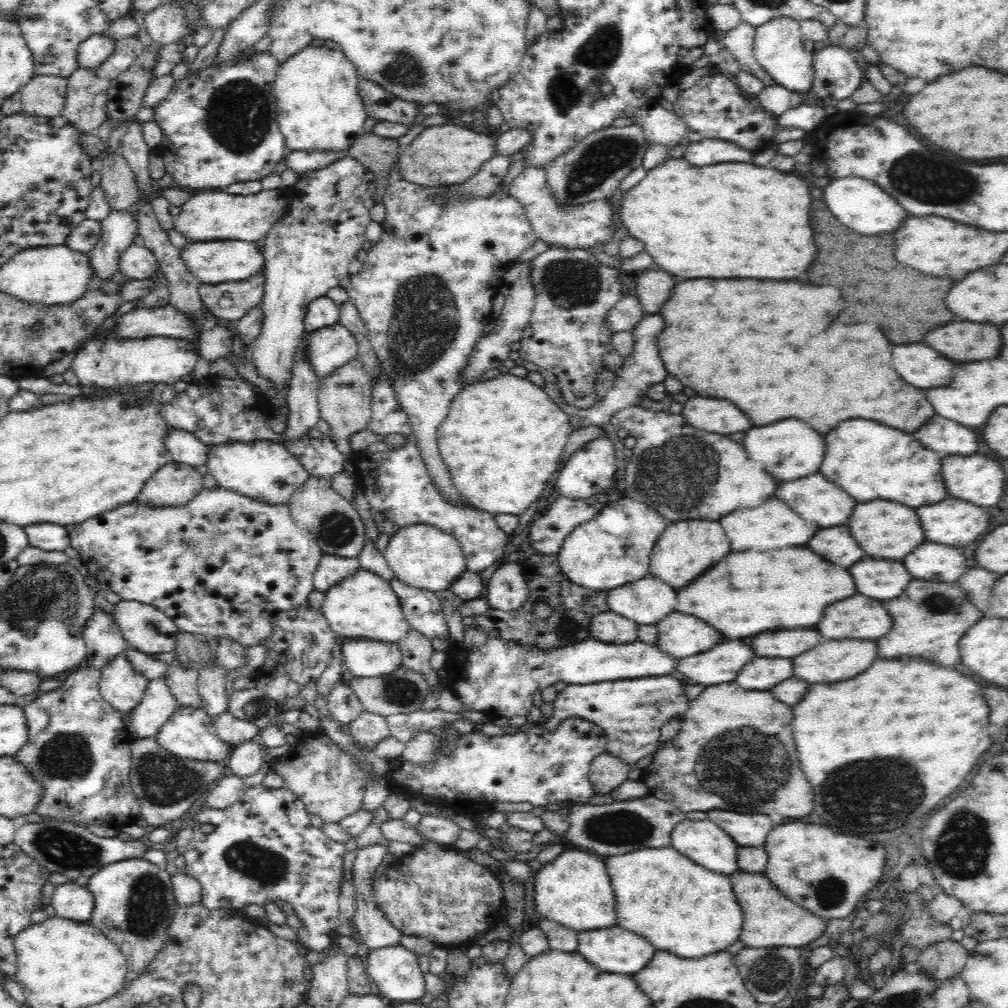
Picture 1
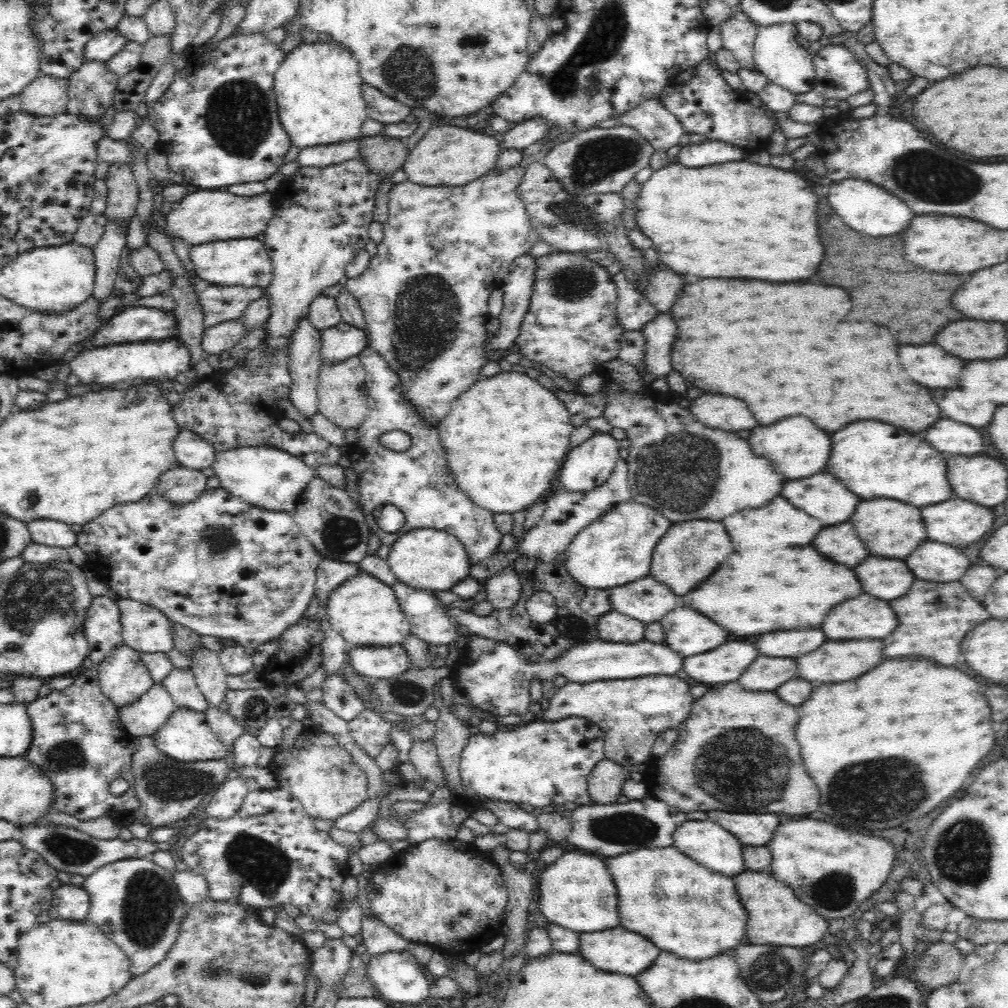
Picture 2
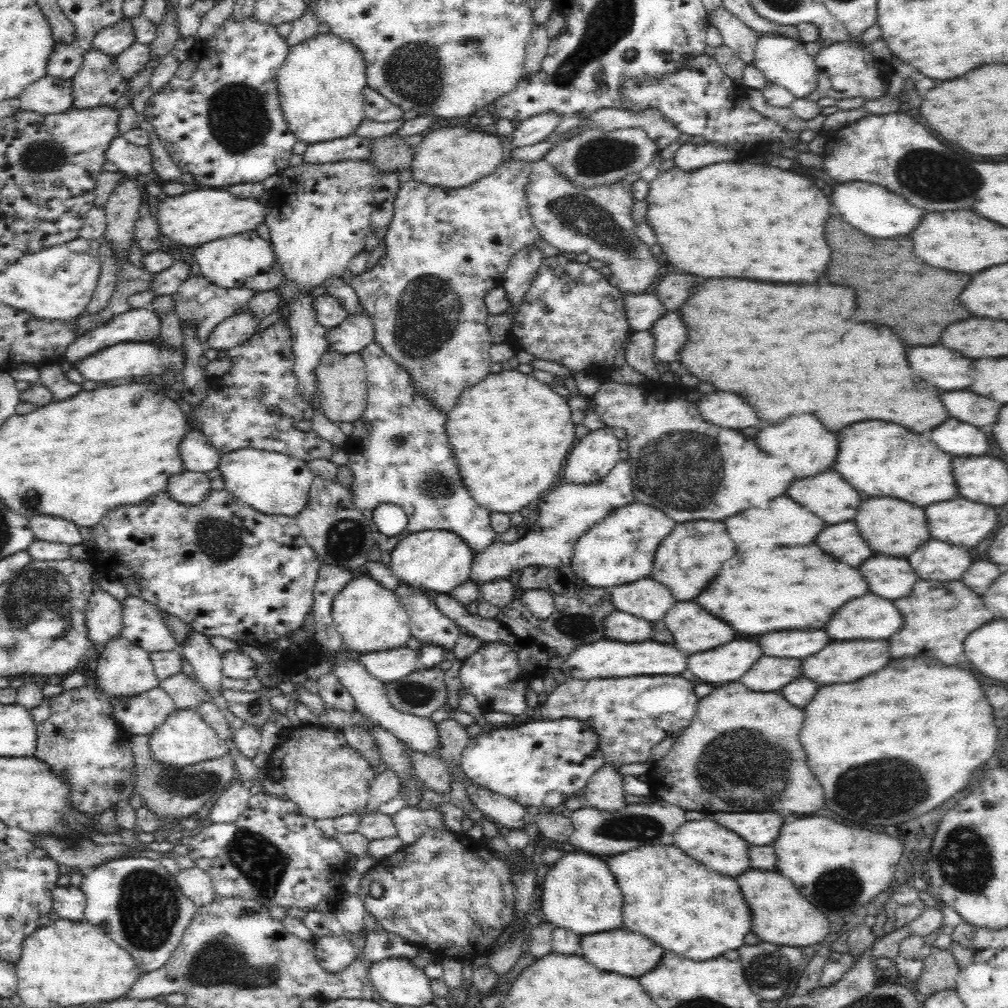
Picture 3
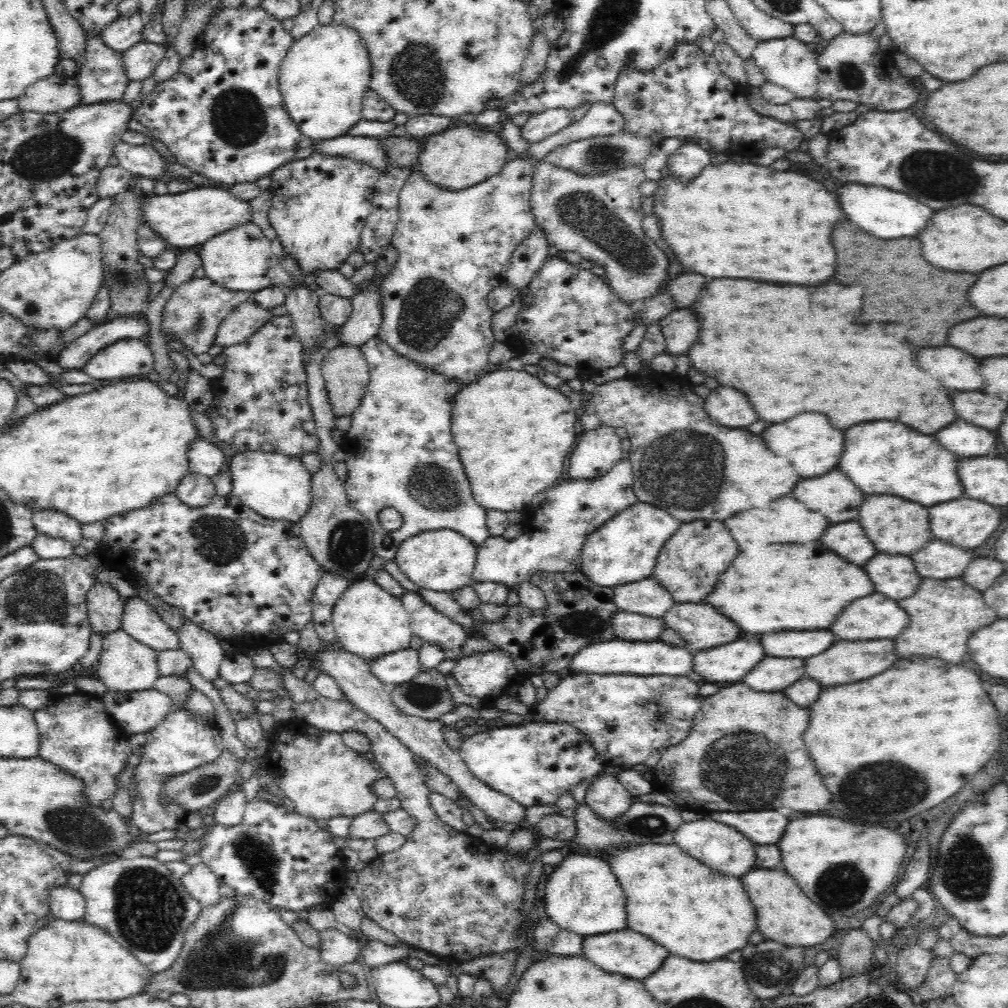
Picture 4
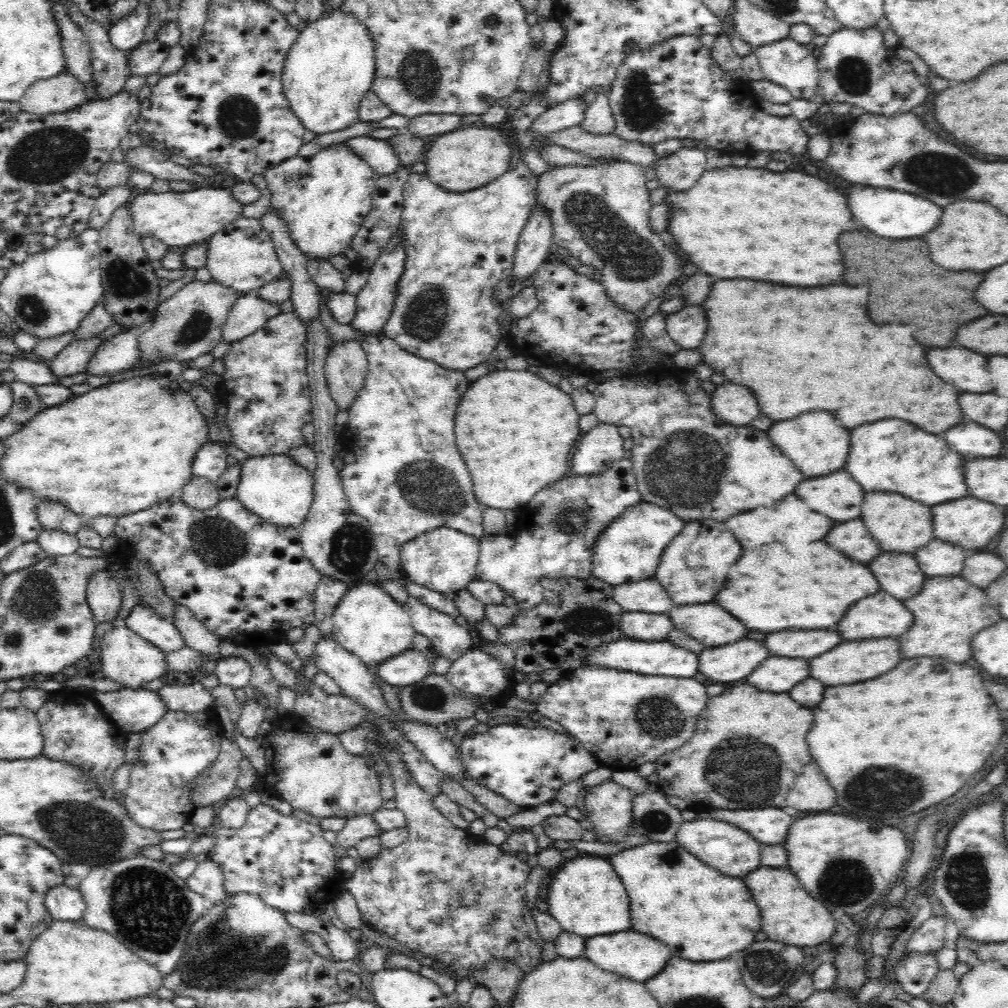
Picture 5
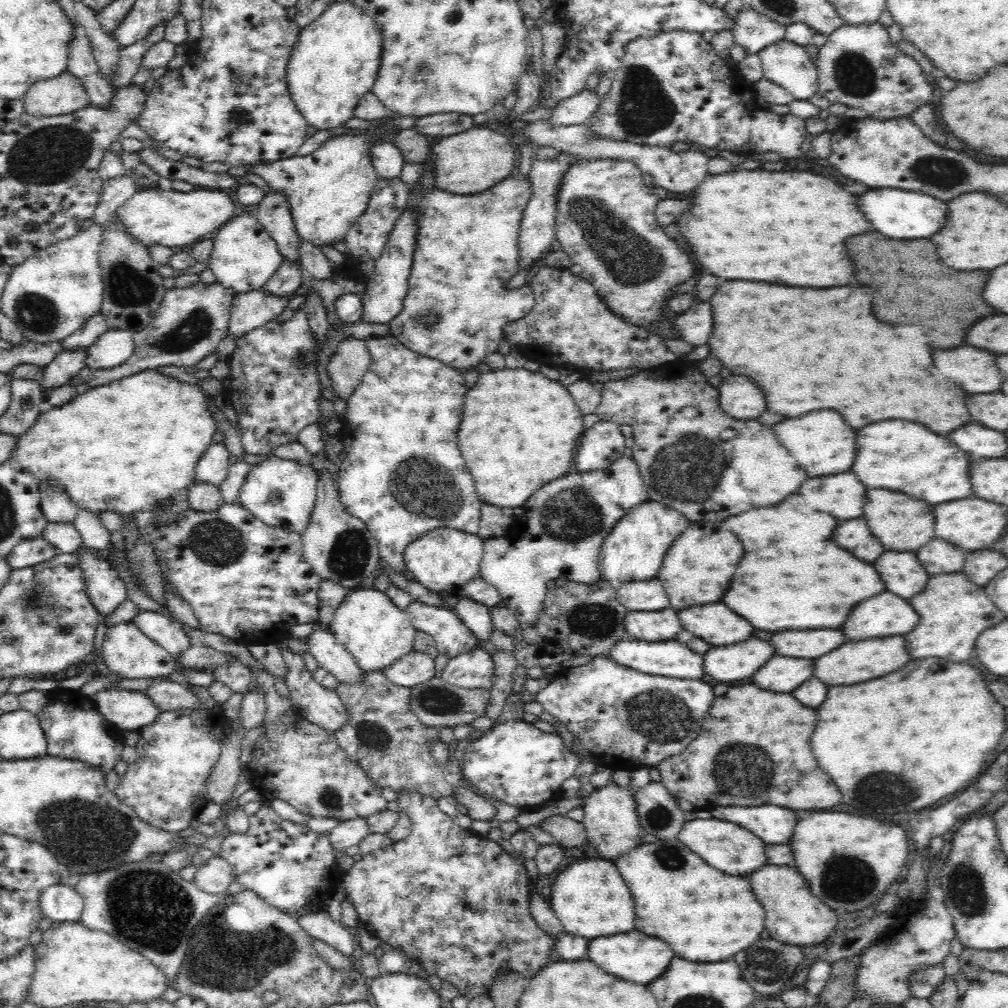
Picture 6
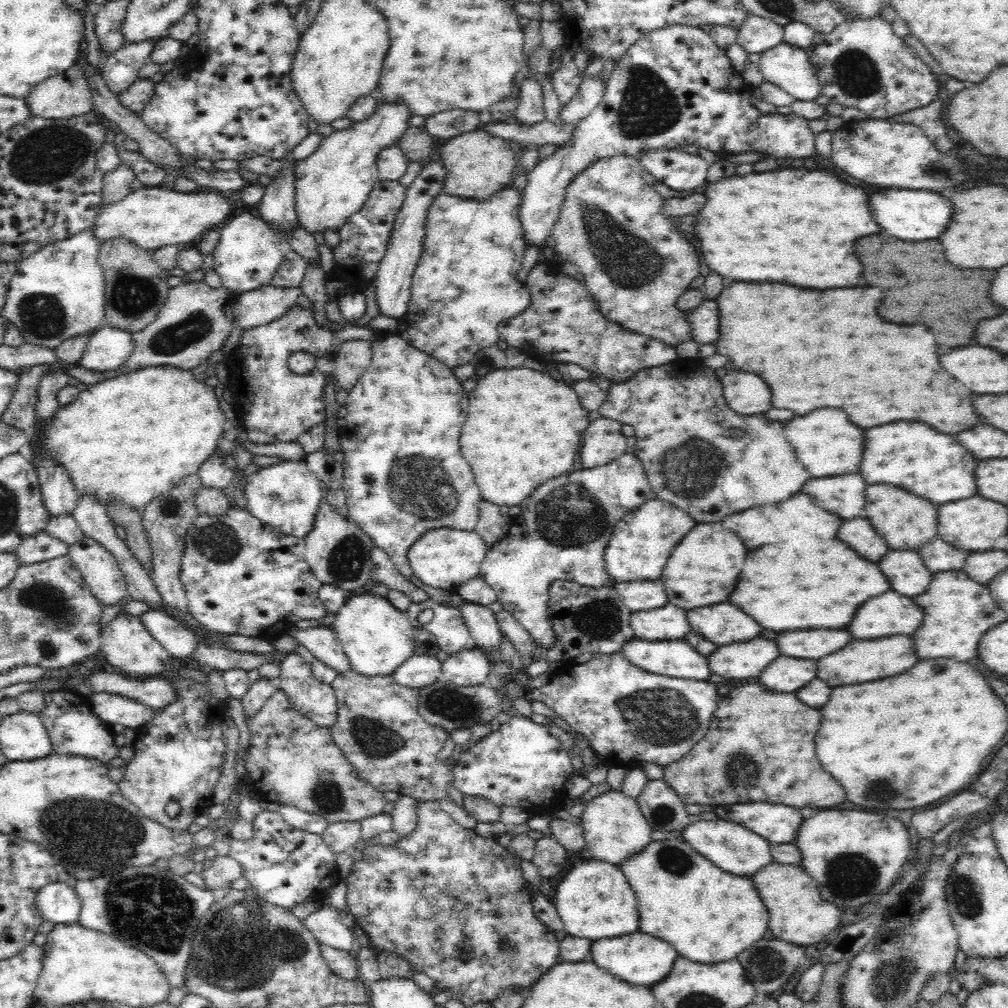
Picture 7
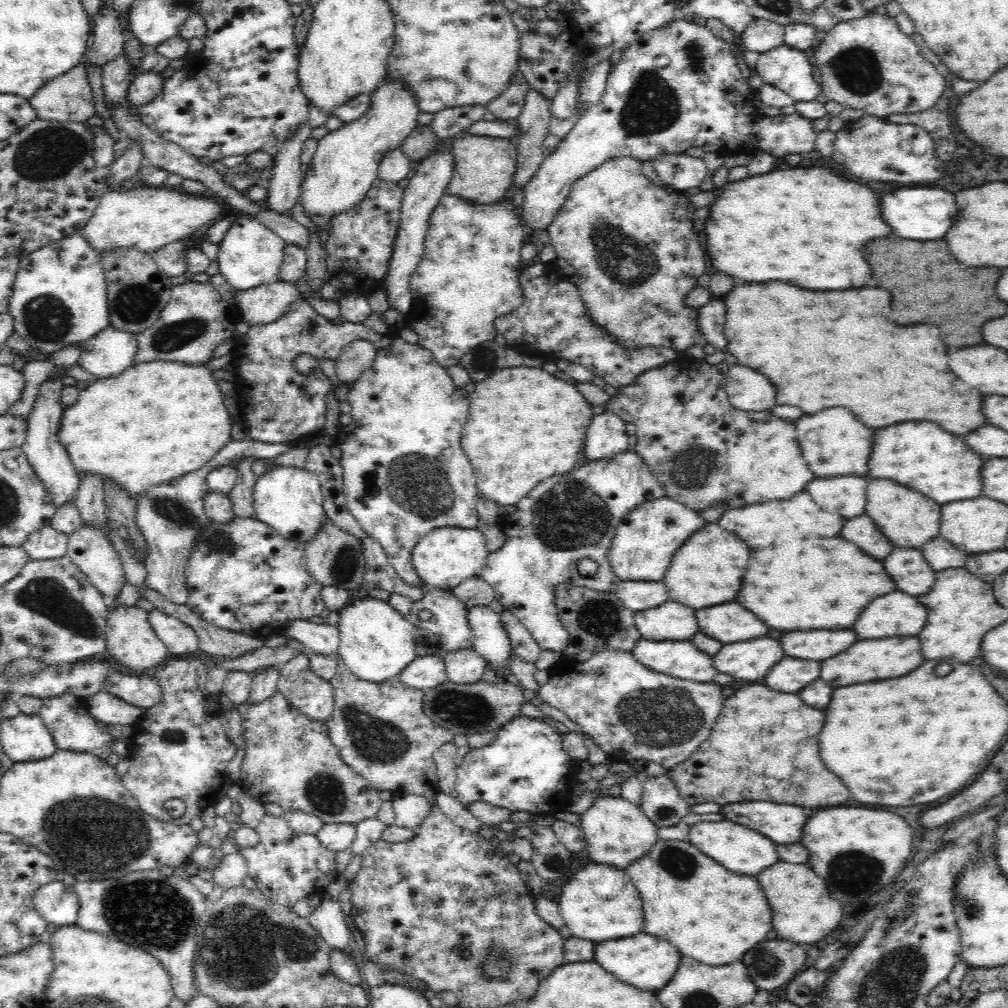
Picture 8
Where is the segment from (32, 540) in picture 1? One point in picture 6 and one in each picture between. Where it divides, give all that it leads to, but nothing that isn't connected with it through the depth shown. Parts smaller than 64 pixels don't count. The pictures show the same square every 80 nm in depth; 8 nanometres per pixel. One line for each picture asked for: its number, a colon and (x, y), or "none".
2: (52, 533)
3: (45, 528)
4: (51, 523)
5: (53, 517)
6: (56, 507)

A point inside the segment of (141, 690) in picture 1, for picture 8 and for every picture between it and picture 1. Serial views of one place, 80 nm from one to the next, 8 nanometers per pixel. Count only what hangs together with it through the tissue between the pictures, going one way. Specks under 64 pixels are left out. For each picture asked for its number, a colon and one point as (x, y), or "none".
2: (123, 678)
3: (124, 670)
4: (125, 665)
5: (126, 658)
6: (128, 653)
7: (128, 647)
8: (130, 641)

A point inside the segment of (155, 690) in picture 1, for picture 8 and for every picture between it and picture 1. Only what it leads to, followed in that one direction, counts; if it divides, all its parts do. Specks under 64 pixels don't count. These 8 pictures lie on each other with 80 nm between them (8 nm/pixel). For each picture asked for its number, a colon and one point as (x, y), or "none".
2: (144, 717)
3: (140, 715)
4: (140, 712)
5: (134, 711)
6: (131, 710)
7: (112, 708)
8: (105, 707)

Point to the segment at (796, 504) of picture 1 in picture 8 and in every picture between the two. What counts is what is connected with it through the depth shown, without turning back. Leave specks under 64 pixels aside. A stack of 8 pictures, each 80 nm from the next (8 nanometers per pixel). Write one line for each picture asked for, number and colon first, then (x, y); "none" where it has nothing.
2: (822, 496)
3: (827, 495)
4: (833, 495)
5: (840, 495)
6: (842, 495)
7: (845, 496)
8: (846, 495)

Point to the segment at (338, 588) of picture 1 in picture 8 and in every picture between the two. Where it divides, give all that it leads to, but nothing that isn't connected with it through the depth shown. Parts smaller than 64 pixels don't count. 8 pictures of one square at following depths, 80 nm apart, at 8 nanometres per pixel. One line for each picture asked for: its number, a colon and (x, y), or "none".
2: (365, 611)
3: (369, 617)
4: (369, 622)
5: (369, 623)
6: (376, 632)
7: (376, 637)
8: (376, 641)

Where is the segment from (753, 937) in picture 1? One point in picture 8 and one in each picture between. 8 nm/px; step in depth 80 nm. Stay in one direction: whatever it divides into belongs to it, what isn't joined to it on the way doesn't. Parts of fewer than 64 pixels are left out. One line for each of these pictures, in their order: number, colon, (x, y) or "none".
2: (775, 916)
3: (780, 915)
4: (785, 915)
5: (788, 914)
6: (793, 915)
7: (798, 915)
8: (802, 911)

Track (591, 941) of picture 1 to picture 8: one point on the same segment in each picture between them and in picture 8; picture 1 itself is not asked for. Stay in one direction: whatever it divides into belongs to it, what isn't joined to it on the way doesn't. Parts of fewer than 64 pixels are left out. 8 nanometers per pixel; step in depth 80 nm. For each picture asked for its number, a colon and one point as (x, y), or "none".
2: (616, 950)
3: (628, 953)
4: (628, 953)
5: (635, 956)
6: (634, 956)
7: (638, 958)
8: (646, 962)

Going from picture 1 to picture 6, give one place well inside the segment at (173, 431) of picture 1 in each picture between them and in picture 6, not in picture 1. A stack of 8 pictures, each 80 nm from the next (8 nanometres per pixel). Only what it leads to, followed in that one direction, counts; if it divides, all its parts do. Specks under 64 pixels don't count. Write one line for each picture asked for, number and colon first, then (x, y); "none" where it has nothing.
2: (191, 451)
3: (198, 455)
4: (204, 458)
5: (209, 462)
6: (212, 467)

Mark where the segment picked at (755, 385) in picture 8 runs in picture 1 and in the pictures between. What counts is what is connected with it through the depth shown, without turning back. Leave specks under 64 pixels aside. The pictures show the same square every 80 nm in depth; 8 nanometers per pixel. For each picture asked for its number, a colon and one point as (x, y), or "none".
1: (717, 416)
2: (722, 412)
3: (725, 409)
4: (728, 407)
5: (734, 405)
6: (738, 397)
7: (744, 394)

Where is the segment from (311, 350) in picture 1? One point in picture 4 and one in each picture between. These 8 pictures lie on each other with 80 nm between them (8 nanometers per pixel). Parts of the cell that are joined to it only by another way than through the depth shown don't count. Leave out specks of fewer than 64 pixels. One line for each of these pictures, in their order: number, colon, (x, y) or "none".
2: (342, 341)
3: (352, 335)
4: (363, 323)

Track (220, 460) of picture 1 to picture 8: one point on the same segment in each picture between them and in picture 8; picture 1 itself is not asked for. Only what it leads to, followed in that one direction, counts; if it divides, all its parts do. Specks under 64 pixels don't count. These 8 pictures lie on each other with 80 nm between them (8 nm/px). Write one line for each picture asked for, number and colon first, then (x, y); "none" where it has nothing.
2: (268, 477)
3: (272, 482)
4: (276, 486)
5: (275, 487)
6: (281, 493)
7: (285, 496)
8: (289, 500)

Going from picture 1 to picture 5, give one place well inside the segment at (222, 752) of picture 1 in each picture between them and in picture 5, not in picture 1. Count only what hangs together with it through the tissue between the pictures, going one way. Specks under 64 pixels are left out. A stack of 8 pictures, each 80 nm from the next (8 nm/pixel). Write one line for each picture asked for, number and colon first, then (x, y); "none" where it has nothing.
2: (186, 736)
3: (184, 738)
4: (183, 741)
5: (179, 746)

